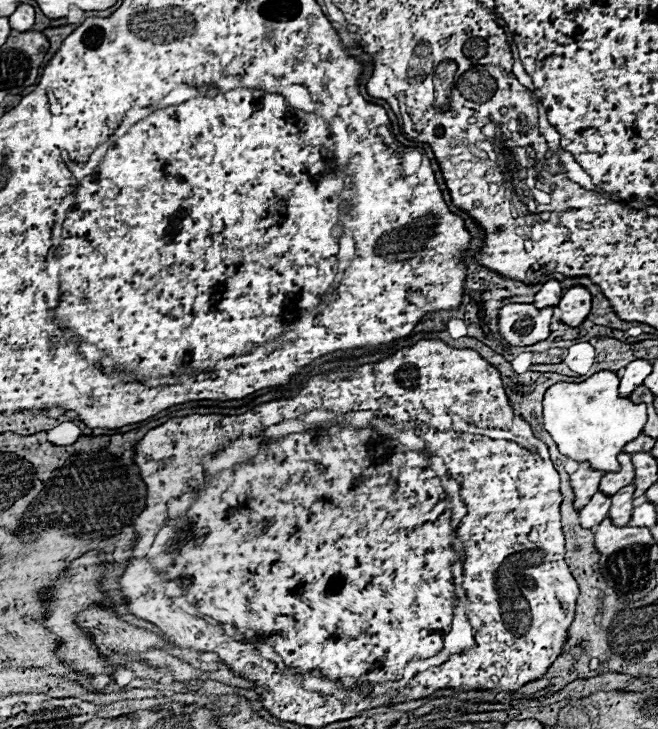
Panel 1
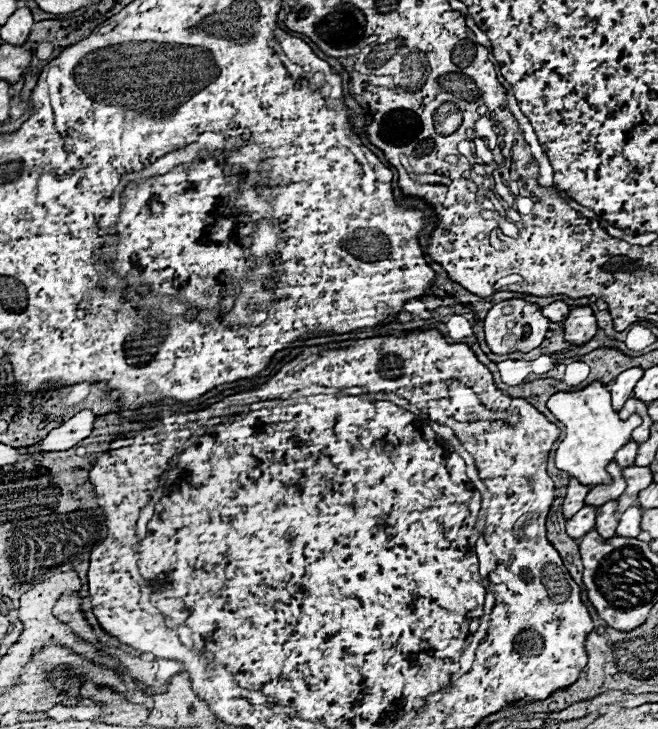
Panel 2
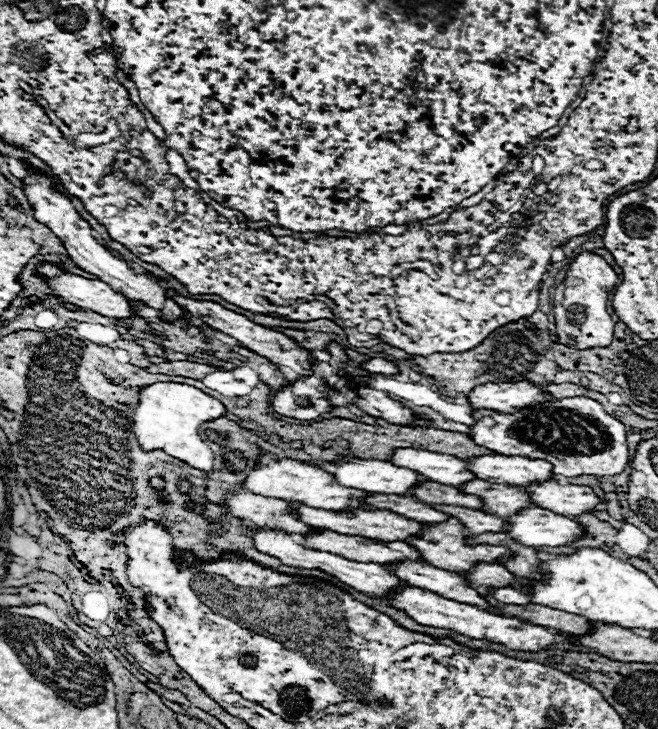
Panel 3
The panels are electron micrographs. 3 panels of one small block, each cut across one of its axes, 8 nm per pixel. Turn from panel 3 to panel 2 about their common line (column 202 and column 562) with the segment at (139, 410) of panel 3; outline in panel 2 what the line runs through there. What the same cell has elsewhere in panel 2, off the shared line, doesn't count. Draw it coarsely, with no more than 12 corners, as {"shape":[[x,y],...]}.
{"shape":[[606,386],[556,392],[566,426],[556,468],[590,486],[642,422],[620,420]]}

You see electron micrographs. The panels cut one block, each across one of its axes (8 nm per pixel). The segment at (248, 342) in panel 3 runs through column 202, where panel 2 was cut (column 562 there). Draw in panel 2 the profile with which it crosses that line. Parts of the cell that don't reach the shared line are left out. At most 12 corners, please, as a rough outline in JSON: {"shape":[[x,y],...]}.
{"shape":[[552,302],[542,308],[542,314],[560,324],[570,306],[564,302]]}

